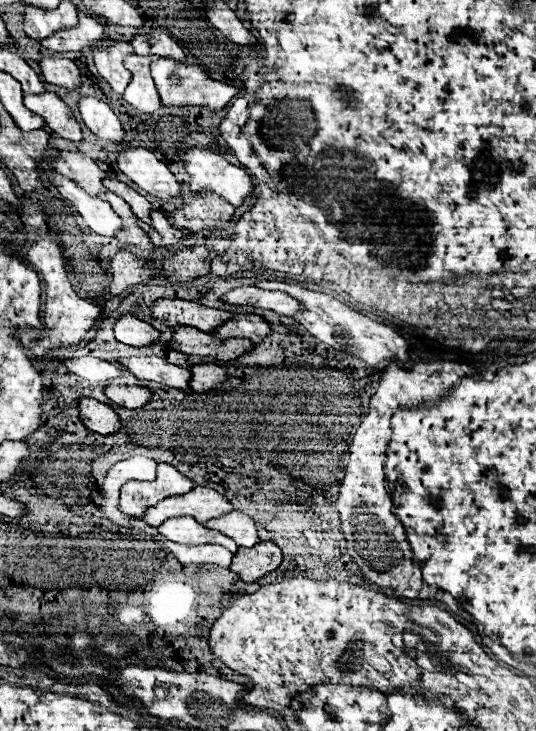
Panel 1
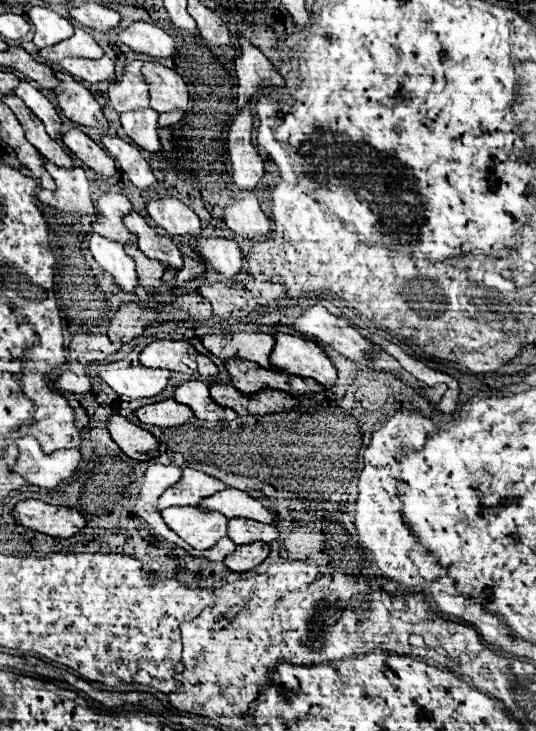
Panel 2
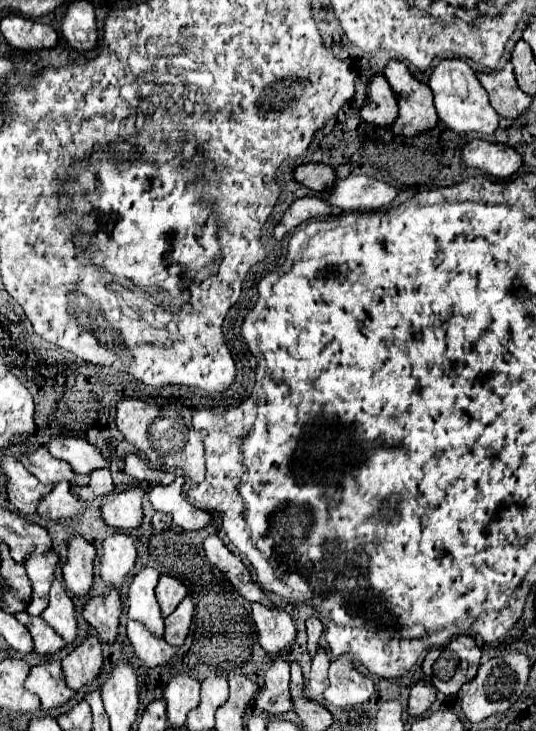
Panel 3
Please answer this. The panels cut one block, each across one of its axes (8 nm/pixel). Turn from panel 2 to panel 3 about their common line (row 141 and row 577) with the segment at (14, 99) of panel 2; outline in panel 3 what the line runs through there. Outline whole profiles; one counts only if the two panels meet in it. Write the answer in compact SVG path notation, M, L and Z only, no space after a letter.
M54 552L36 554L28 560L24 560L26 574L32 582L32 600L28 602L28 608L26 608L26 612L30 616L38 616L46 608L48 590L50 590L50 584L54 580L56 564L58 564L58 556Z

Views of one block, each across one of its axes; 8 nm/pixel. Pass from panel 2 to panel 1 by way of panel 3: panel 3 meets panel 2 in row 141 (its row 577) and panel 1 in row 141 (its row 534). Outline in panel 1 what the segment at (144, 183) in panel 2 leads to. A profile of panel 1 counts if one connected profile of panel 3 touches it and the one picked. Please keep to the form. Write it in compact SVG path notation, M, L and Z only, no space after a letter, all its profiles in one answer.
M86 96L78 102L80 114L84 124L100 138L106 142L118 142L118 144L126 144L126 134L122 130L122 124L118 120L118 116L112 112L112 108L102 102L96 100L92 96Z

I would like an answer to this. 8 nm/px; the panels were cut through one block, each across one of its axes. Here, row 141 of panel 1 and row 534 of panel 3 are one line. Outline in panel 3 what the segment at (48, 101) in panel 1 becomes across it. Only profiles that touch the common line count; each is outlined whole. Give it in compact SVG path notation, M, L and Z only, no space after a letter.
M72 534L66 540L68 546L68 556L66 562L62 564L62 576L68 586L68 590L74 596L86 596L94 584L94 572L92 572L92 562L94 562L94 546L86 542L80 534Z

